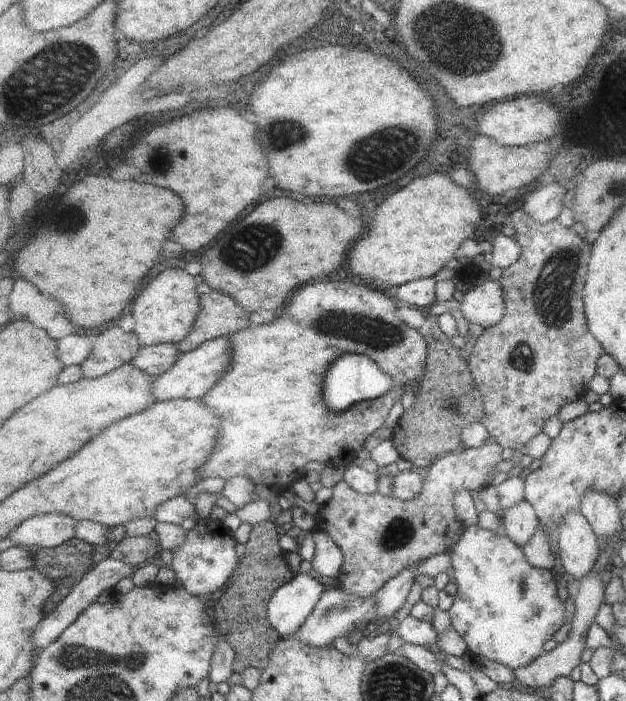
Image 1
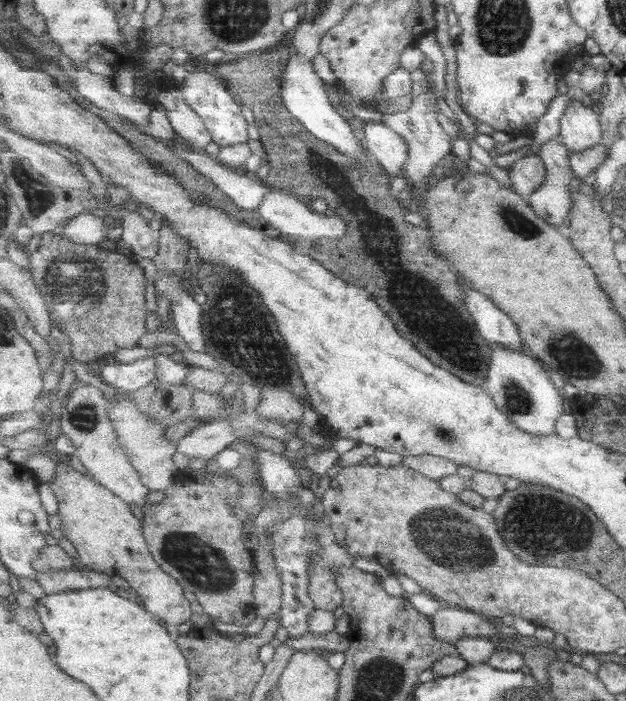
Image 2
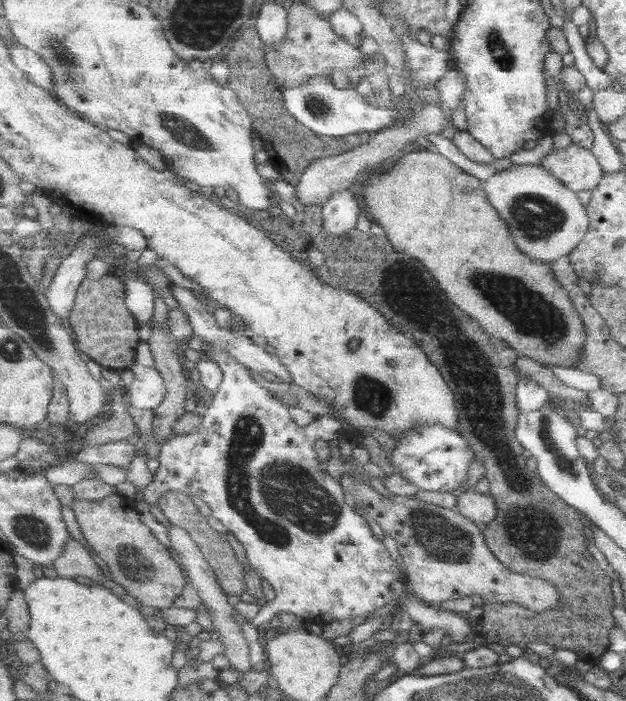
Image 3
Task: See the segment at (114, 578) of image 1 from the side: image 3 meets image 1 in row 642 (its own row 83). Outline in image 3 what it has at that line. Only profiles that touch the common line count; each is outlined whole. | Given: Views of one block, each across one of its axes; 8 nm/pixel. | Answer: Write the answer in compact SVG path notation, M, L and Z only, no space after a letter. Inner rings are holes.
M16 42L7 45L10 47L14 63L23 72L26 72L37 86L45 87L48 91L51 90L54 85L53 73L51 67L43 60L43 57L21 43Z

